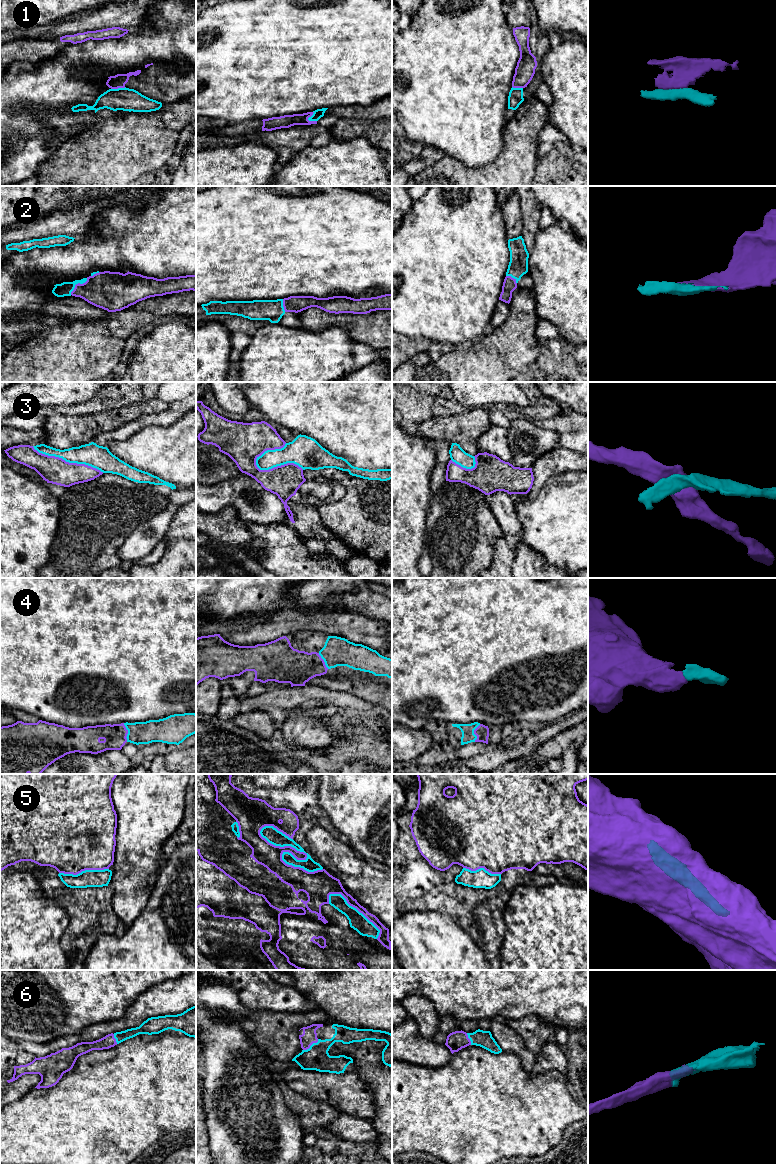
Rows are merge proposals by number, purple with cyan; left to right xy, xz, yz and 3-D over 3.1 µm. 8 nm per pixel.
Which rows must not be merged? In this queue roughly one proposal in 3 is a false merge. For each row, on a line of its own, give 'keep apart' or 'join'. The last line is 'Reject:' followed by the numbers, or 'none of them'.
1: keep apart
2: join
3: keep apart
4: join
5: keep apart
6: join
Reject: 1, 3, 5

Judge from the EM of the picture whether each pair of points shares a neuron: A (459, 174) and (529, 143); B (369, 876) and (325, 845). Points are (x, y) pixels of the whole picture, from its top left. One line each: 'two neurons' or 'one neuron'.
A: one neuron
B: one neuron

